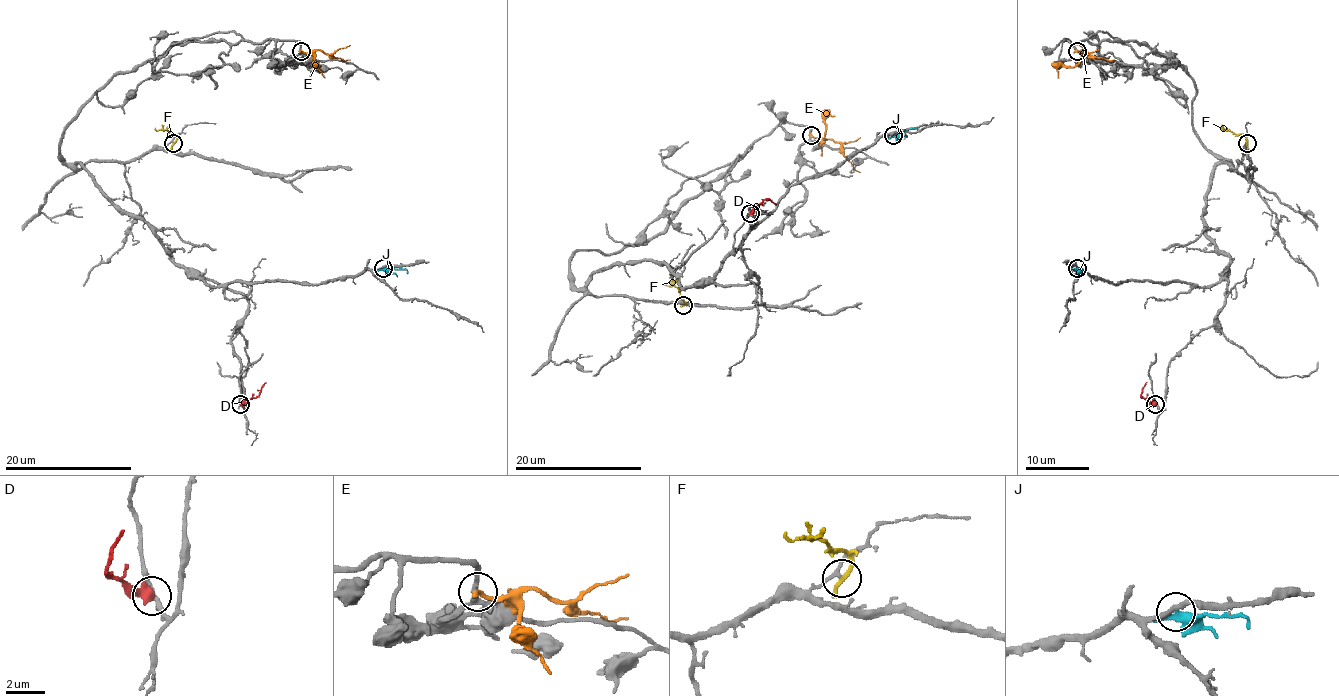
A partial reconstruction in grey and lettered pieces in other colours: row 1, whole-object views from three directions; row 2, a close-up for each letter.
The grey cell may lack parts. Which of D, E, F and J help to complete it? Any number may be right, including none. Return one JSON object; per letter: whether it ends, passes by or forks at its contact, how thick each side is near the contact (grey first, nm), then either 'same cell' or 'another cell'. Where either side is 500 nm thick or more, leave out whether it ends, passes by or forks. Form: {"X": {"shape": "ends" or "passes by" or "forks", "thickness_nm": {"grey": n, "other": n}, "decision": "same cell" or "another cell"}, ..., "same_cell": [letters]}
{"D": {"shape": "ends", "thickness_nm": {"grey": 200, "other": 460}, "decision": "another cell"}, "E": {"shape": "ends", "thickness_nm": {"grey": 240, "other": 280}, "decision": "another cell"}, "F": {"shape": "ends", "thickness_nm": {"grey": 140, "other": 280}, "decision": "another cell"}, "J": {"shape": "passes by", "thickness_nm": {"grey": 220, "other": 340}, "decision": "another cell"}, "same_cell": []}

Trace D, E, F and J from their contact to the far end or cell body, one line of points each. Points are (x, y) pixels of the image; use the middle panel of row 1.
D: (751, 214), (765, 199), (771, 199), (776, 204)
E: (811, 134), (833, 139), (841, 145), (841, 153), (860, 172)
F: (684, 304), (681, 292), (665, 284)
J: (894, 136), (913, 128), (918, 129)

